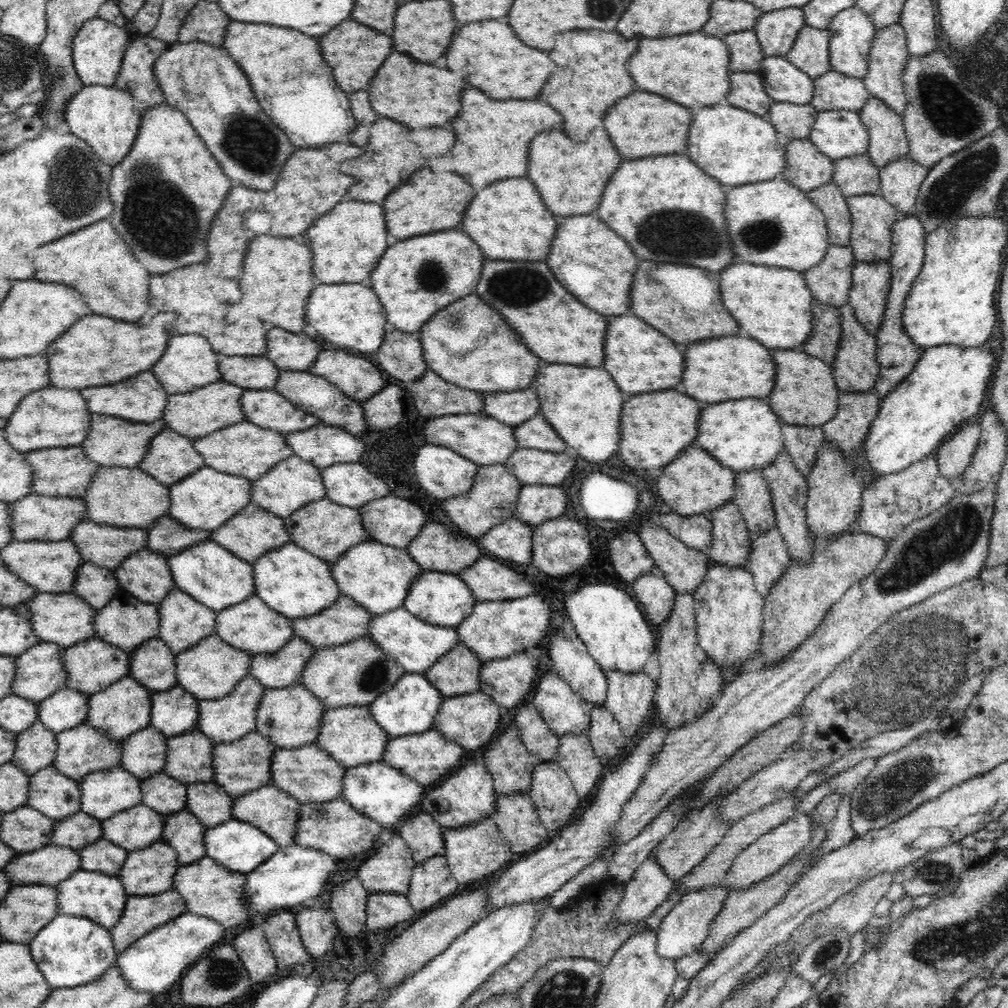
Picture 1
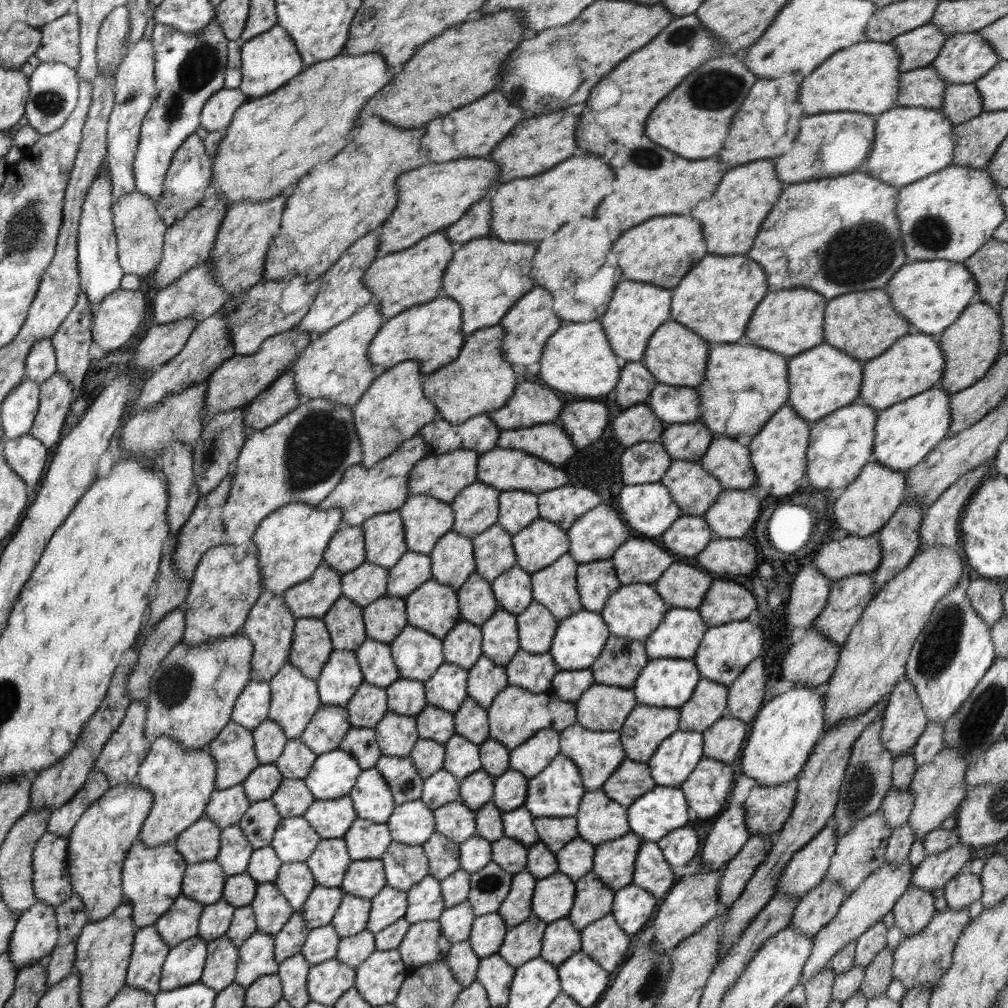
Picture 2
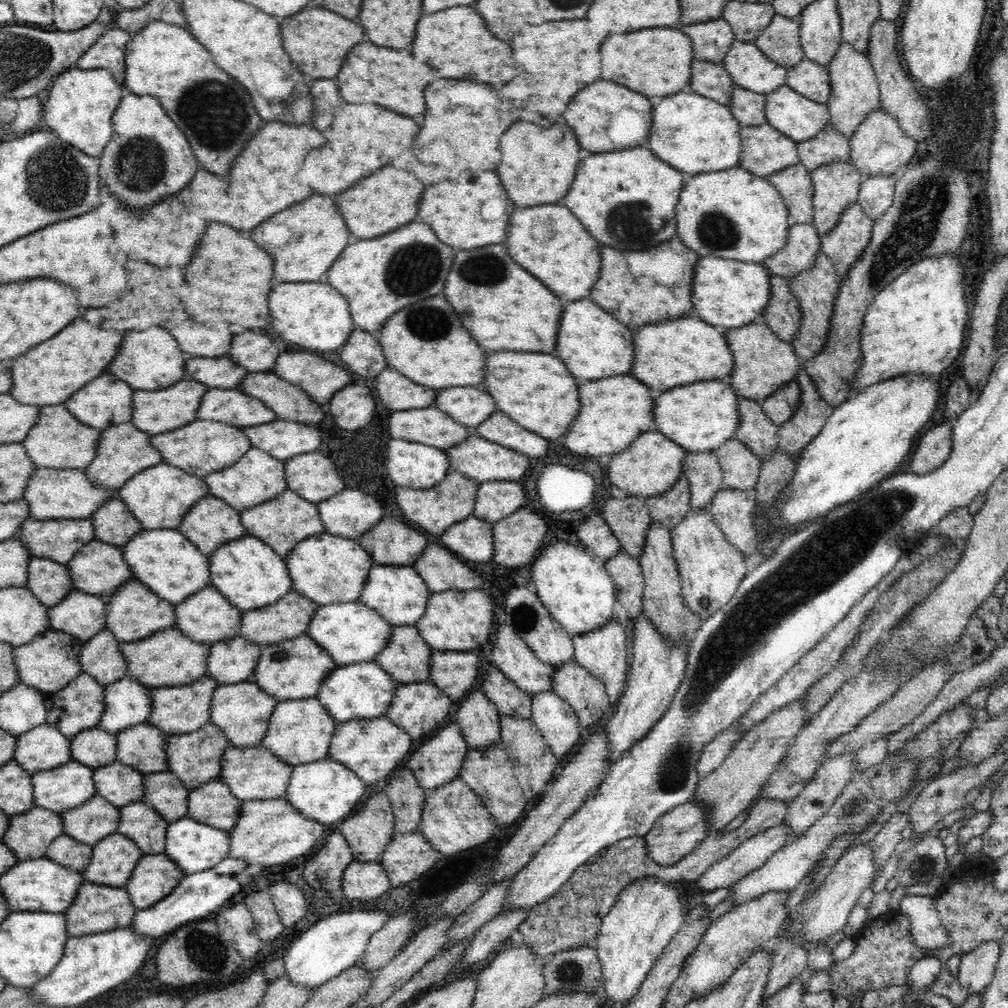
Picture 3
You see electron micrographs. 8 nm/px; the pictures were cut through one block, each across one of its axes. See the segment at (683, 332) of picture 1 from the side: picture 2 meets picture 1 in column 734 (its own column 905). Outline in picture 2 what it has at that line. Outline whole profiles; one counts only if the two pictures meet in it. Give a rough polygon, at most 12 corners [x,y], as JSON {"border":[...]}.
{"border":[[882,288],[827,301],[824,343],[865,362],[910,323]]}

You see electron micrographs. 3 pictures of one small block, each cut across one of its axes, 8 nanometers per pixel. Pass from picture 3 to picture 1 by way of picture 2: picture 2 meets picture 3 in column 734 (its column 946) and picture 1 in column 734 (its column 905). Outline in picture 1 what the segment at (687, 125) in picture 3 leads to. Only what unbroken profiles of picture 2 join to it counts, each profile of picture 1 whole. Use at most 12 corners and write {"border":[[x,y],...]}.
{"border":[[729,104],[694,110],[685,154],[728,187],[780,179],[767,118]]}

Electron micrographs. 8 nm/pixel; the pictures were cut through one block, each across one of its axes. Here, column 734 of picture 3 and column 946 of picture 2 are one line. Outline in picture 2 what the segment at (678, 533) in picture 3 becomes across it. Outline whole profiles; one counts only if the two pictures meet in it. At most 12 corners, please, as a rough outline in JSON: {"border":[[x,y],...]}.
{"border":[[930,547],[877,590],[824,692],[825,731],[905,676],[933,608],[967,579]]}

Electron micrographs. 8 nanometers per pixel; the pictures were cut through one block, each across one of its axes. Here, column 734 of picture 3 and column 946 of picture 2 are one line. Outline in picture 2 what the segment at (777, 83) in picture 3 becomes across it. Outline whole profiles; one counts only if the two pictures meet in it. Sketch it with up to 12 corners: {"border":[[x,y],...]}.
{"border":[[977,32],[950,35],[931,64],[971,84],[1000,57]]}

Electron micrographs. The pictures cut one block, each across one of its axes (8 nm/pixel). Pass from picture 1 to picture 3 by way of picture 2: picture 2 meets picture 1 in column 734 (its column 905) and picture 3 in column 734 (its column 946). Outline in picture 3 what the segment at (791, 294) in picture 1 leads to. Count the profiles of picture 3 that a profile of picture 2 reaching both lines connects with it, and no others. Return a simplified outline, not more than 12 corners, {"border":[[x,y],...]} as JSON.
{"border":[[698,257],[694,315],[727,330],[762,321],[769,270]]}

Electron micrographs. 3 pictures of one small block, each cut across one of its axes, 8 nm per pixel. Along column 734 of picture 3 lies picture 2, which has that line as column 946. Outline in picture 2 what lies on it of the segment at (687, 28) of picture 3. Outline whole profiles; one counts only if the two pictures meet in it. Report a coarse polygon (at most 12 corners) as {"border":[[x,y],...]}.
{"border":[[932,23],[895,36],[900,73],[931,65],[949,36]]}

